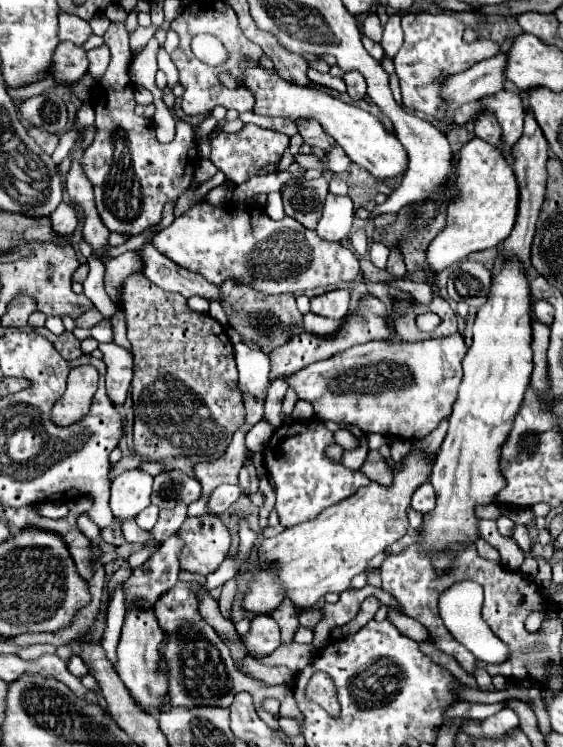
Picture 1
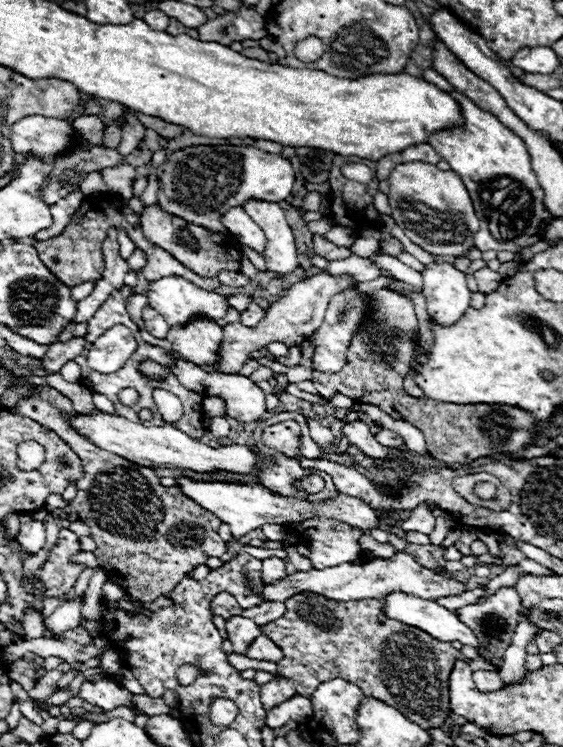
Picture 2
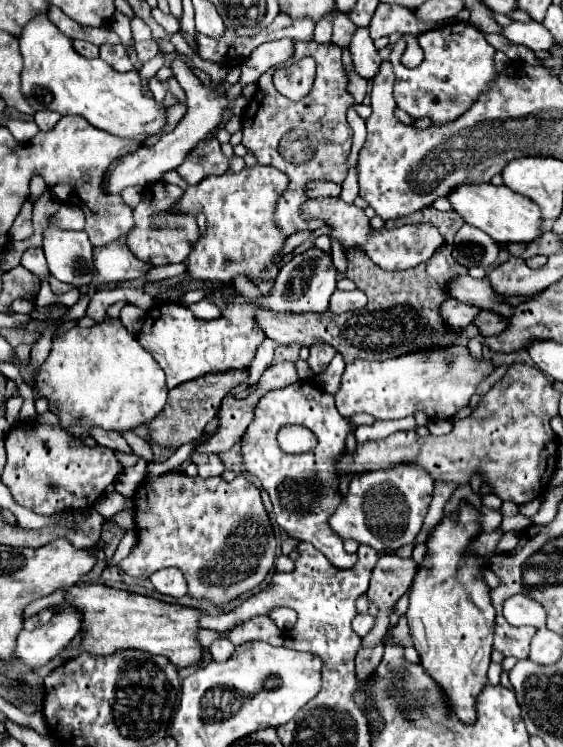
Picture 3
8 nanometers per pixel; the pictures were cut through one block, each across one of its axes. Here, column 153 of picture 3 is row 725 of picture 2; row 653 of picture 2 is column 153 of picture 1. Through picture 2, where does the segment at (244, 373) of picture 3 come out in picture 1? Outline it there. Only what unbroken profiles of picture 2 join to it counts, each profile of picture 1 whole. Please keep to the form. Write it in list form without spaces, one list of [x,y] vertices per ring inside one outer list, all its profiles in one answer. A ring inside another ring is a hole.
[[[130,274],[122,286],[120,292],[120,310],[126,316],[126,328],[128,328],[128,340],[132,344],[132,356],[134,356],[134,380],[132,380],[132,400],[134,400],[134,452],[138,452],[140,456],[146,456],[150,460],[162,460],[162,458],[170,458],[170,456],[204,456],[204,458],[218,458],[220,454],[224,454],[226,446],[230,444],[232,436],[236,430],[242,428],[244,424],[244,406],[242,406],[242,392],[234,390],[234,384],[238,380],[238,370],[236,370],[236,362],[234,362],[234,352],[232,348],[228,348],[228,336],[224,332],[222,326],[218,326],[218,336],[216,336],[216,320],[210,318],[208,314],[200,314],[188,308],[186,298],[182,298],[182,294],[170,294],[166,290],[162,290],[160,286],[154,286],[144,274]]]

